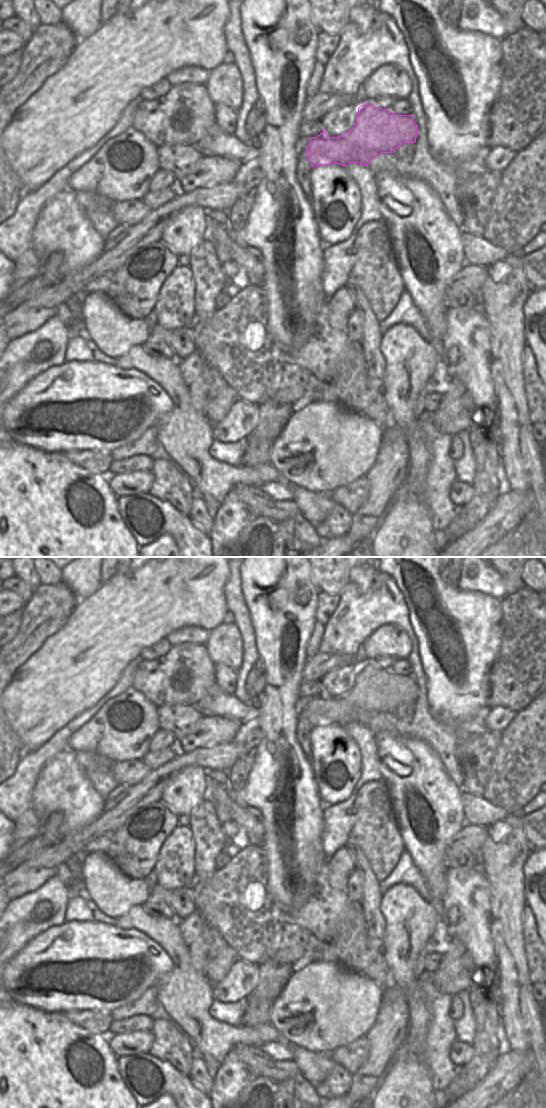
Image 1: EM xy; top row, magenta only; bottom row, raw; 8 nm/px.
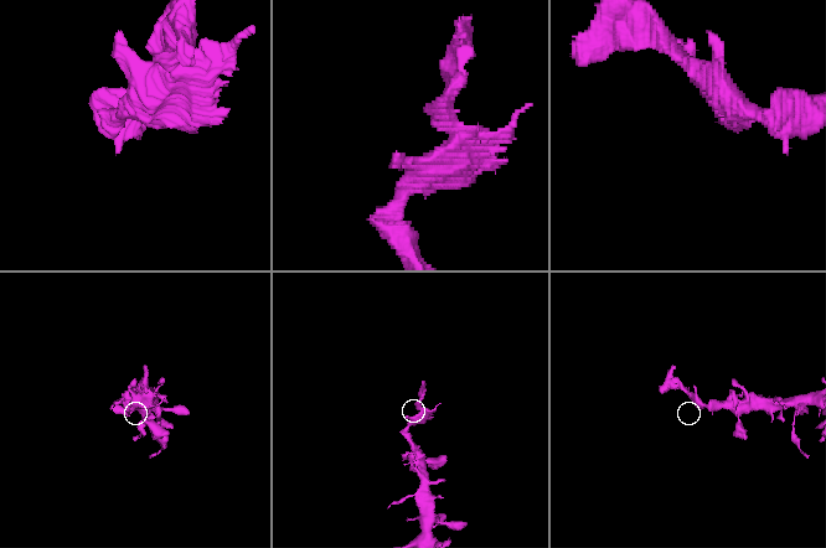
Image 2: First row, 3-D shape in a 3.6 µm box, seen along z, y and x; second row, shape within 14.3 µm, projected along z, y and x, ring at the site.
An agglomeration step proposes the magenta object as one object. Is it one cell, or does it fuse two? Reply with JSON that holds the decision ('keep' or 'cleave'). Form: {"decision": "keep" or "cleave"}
{"decision": "keep"}

